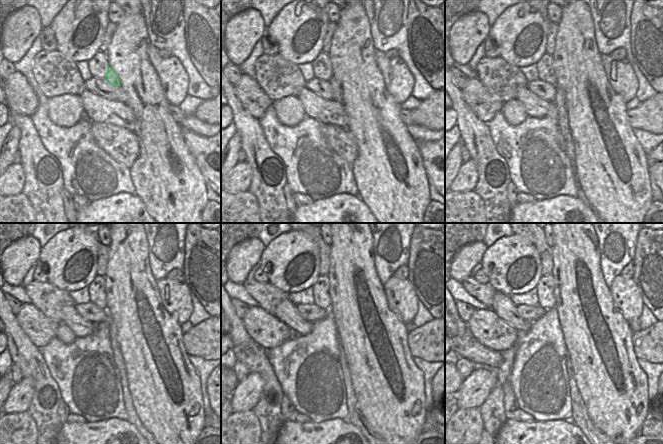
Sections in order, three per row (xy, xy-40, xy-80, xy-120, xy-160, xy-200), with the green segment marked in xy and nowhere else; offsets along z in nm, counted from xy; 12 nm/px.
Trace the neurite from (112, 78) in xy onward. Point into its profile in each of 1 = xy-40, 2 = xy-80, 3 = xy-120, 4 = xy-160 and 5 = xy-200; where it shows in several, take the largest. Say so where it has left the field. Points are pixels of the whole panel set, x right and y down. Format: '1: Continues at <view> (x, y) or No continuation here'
1: Continues at xy-40 (334, 82)
2: Continues at xy-80 (560, 98)
3: Continues at xy-120 (132, 417)
4: Continues at xy-160 (355, 417)
5: Continues at xy-200 (580, 417).

